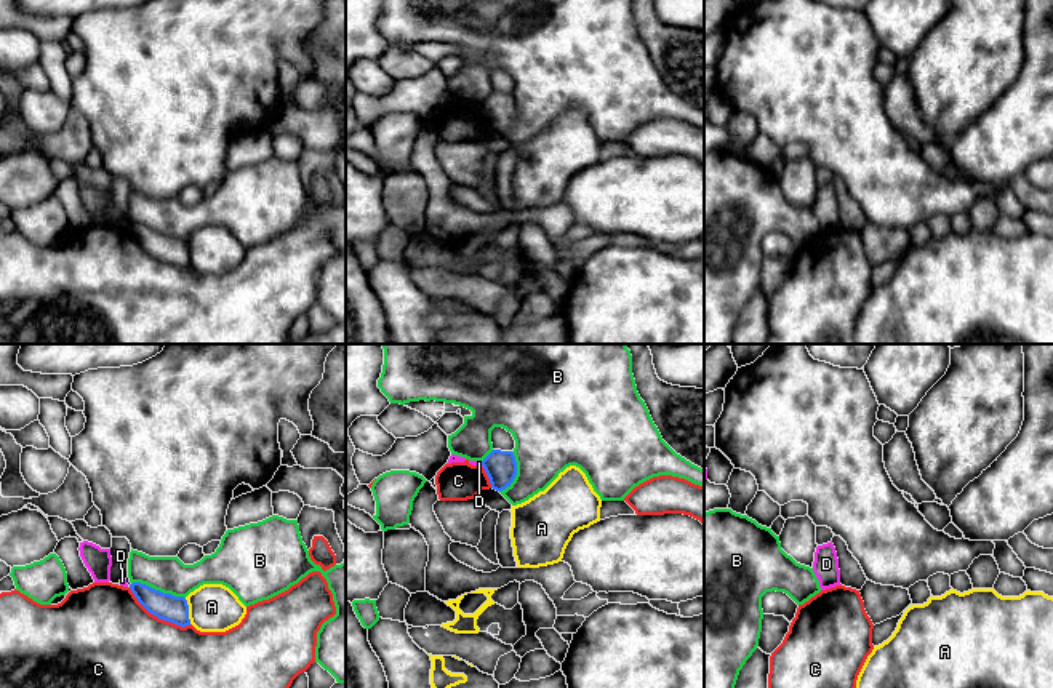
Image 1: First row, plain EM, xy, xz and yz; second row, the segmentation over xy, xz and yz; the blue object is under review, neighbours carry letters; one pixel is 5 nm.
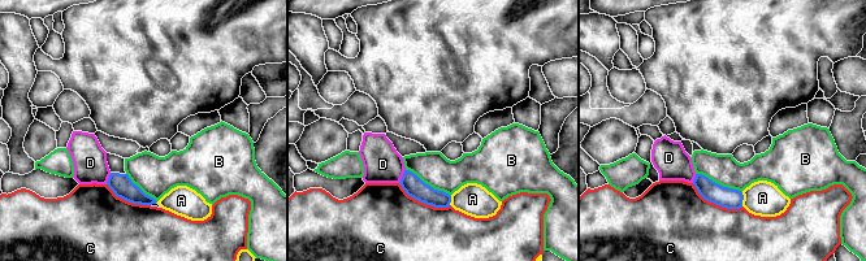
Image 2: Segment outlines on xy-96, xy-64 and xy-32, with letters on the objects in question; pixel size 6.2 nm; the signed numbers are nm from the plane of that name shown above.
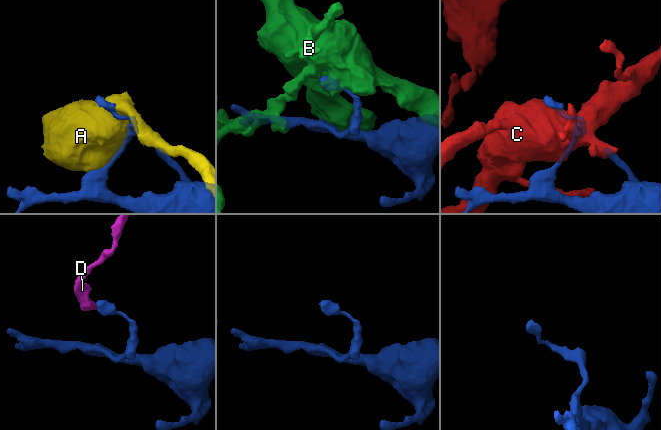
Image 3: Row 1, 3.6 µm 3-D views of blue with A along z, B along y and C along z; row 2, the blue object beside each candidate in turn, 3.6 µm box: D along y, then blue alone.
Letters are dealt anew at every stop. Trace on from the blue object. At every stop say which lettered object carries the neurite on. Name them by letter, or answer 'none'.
none

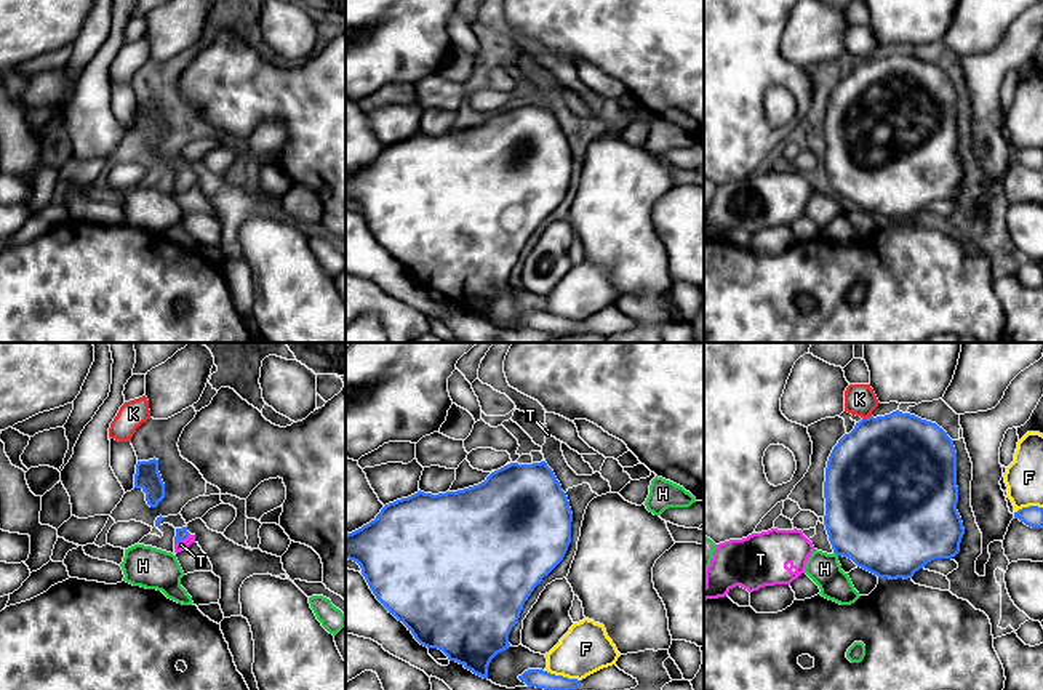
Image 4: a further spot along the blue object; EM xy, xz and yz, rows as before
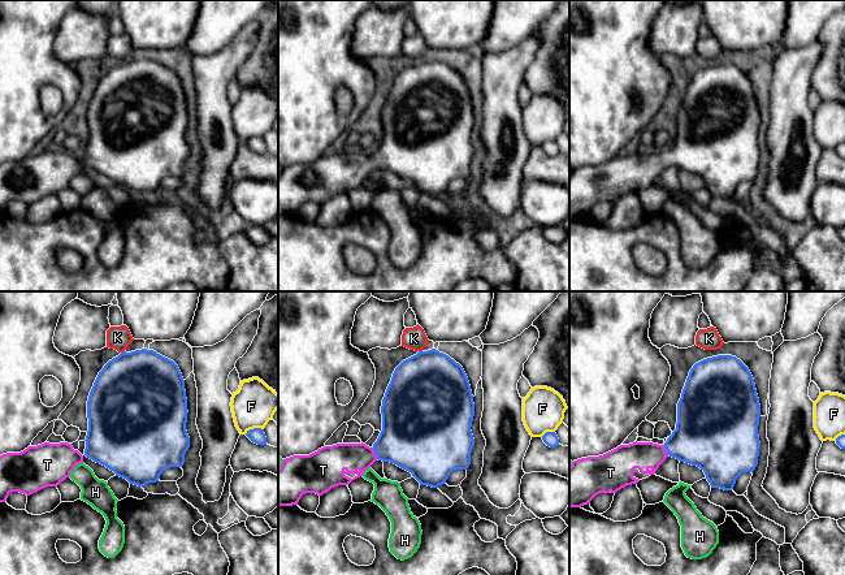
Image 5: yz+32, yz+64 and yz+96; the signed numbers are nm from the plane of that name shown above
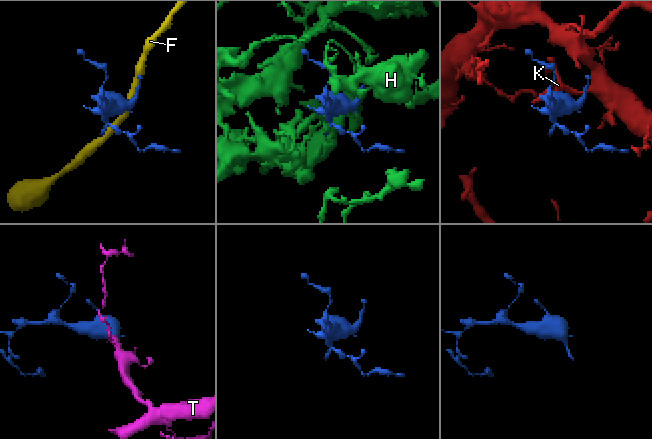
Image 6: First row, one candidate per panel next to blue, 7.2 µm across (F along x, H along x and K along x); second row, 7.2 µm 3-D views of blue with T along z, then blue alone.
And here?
T

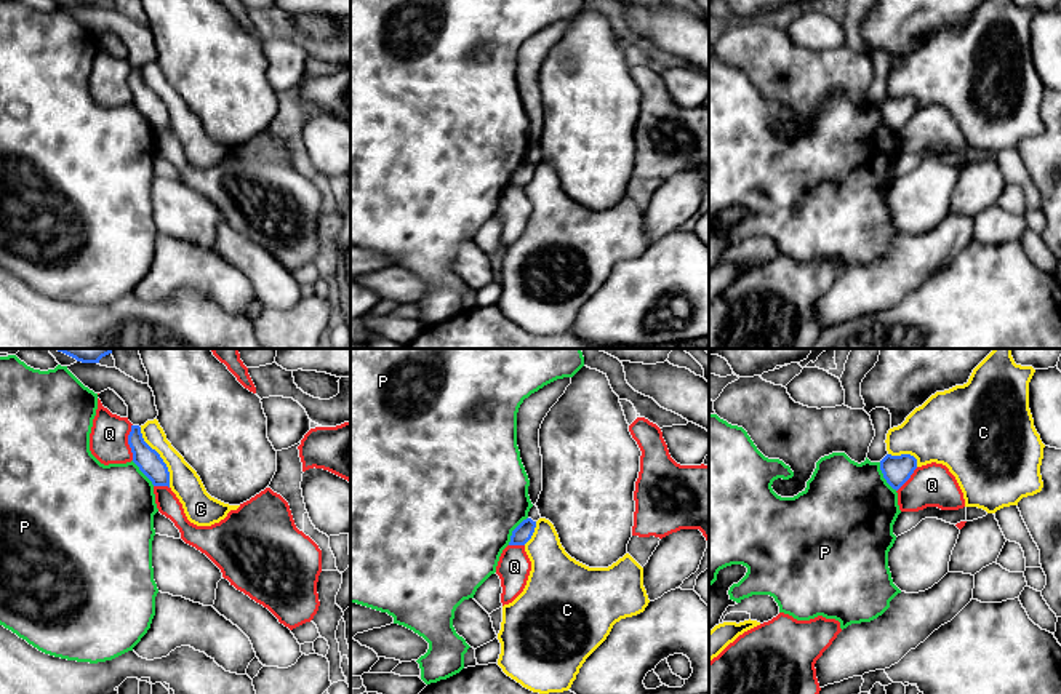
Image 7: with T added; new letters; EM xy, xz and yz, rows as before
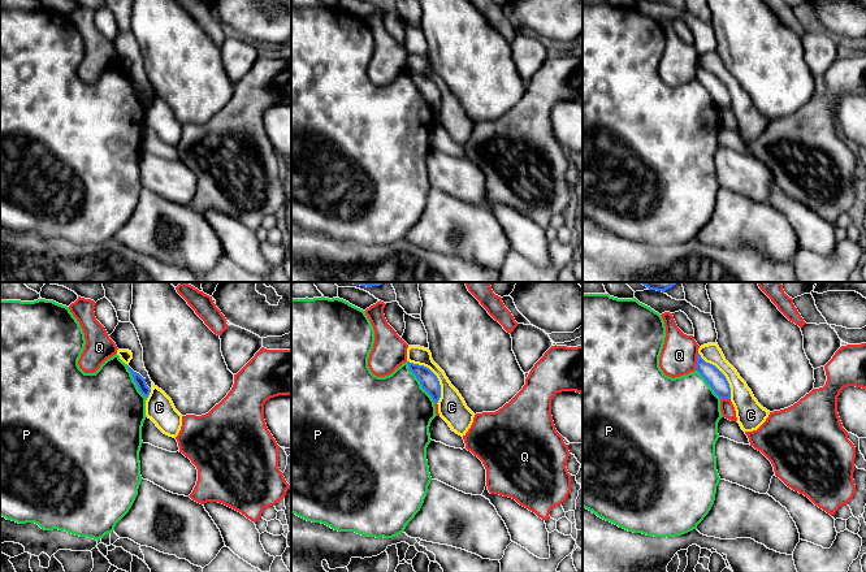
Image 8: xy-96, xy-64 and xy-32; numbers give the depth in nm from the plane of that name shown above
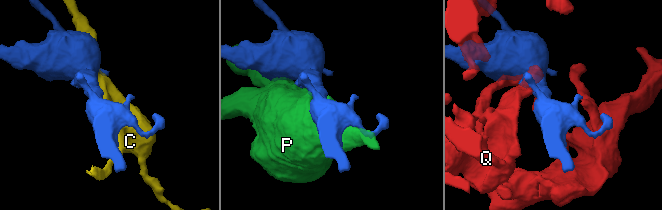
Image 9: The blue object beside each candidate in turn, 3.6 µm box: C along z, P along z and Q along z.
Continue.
none

